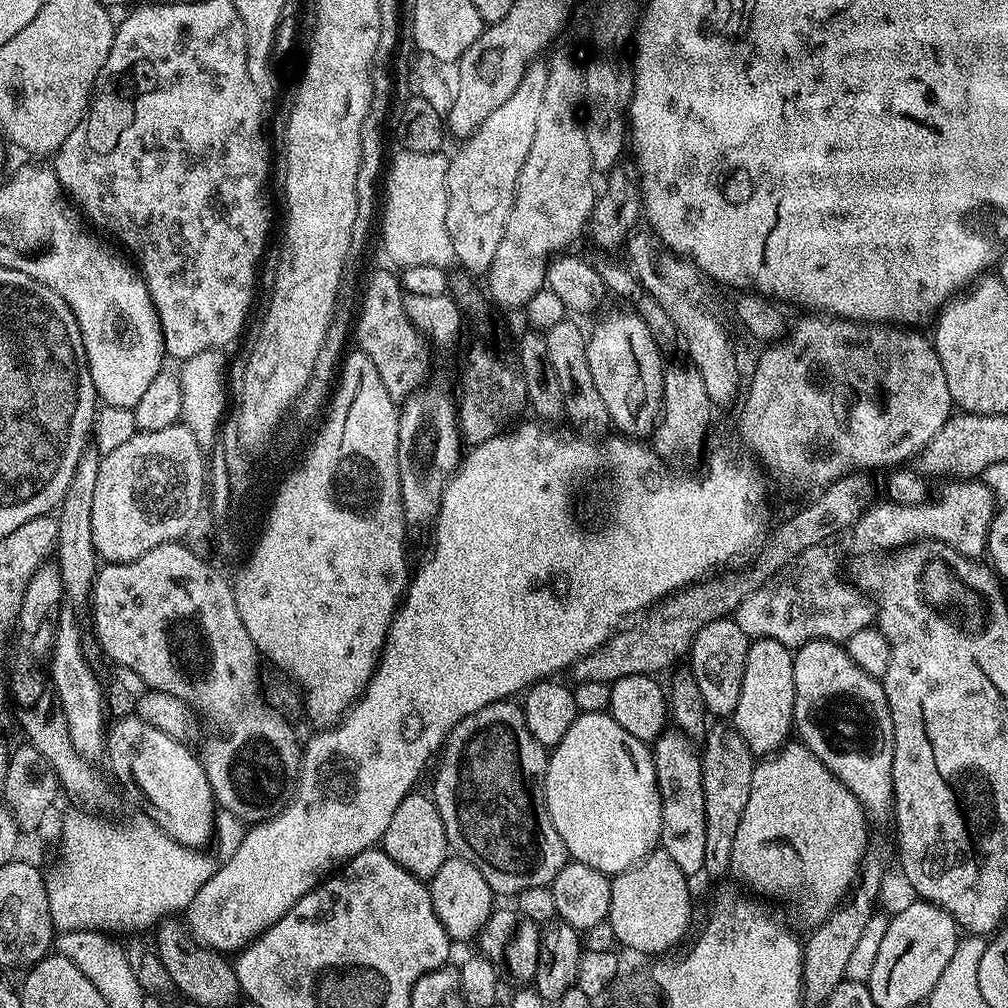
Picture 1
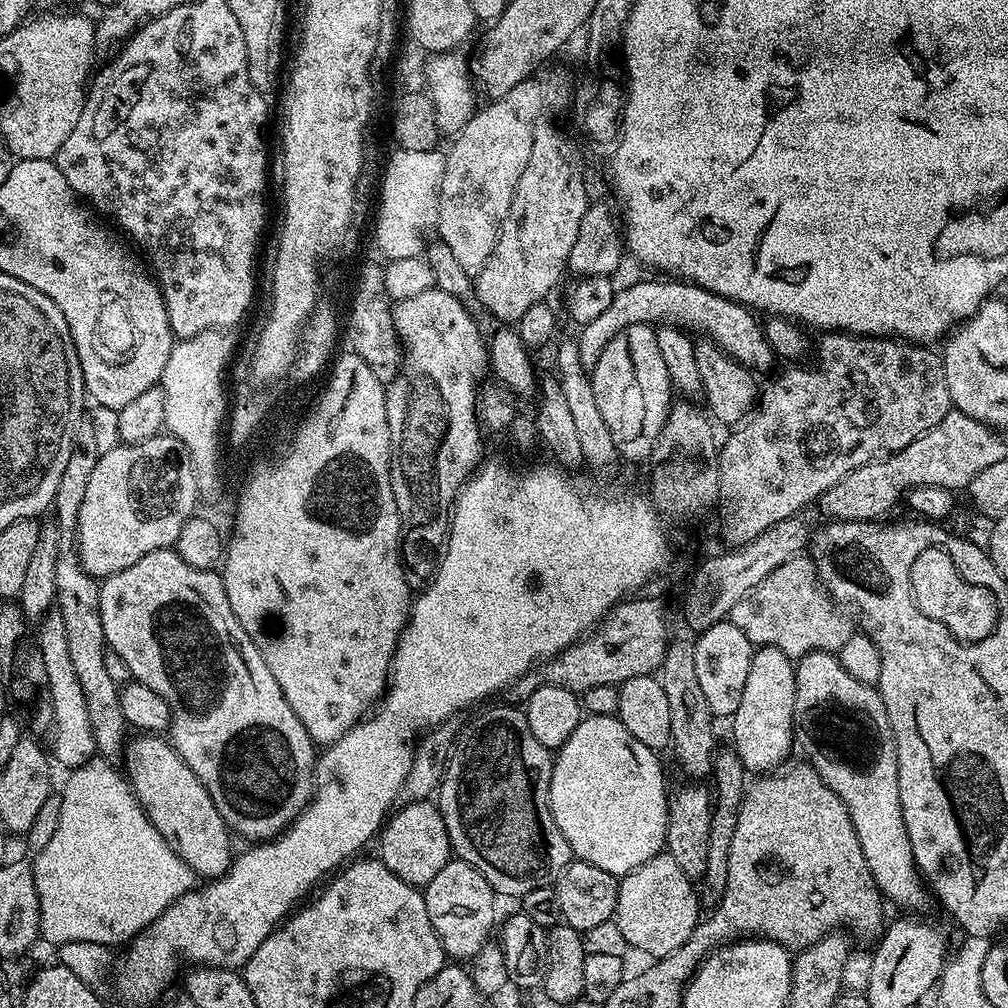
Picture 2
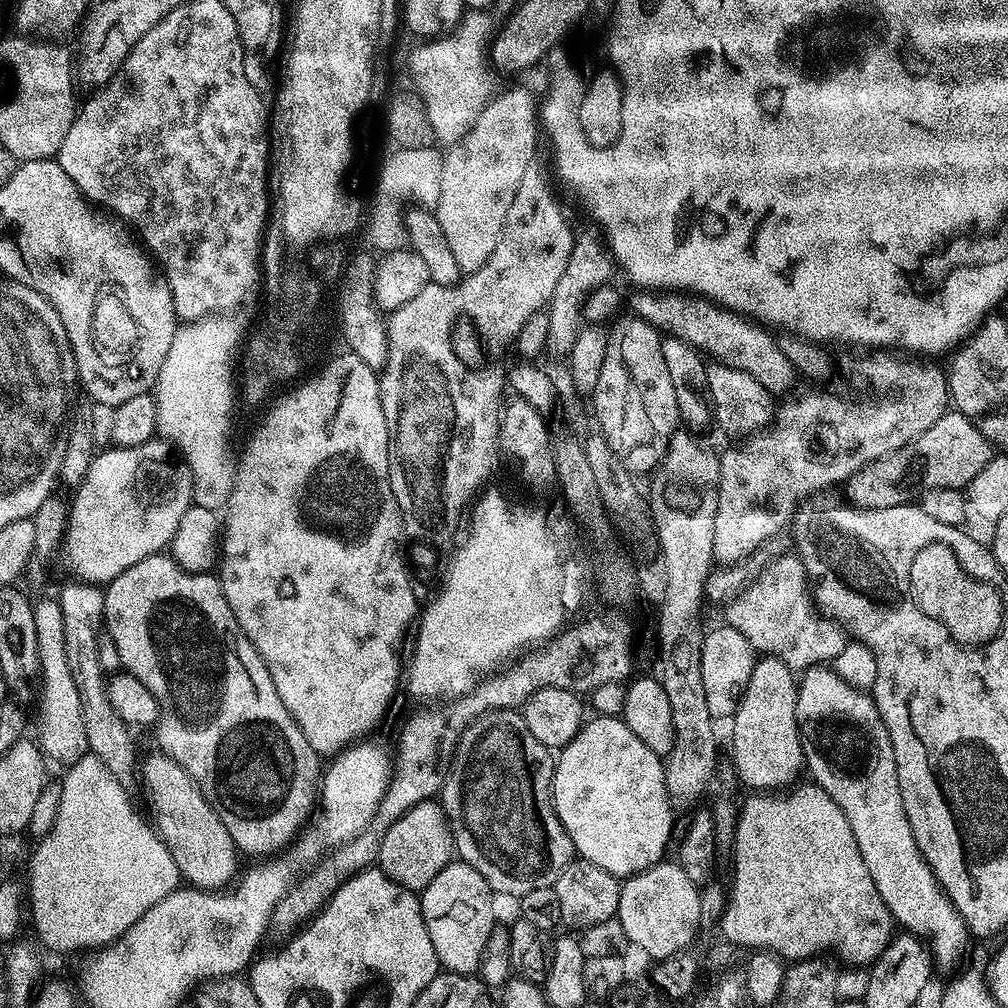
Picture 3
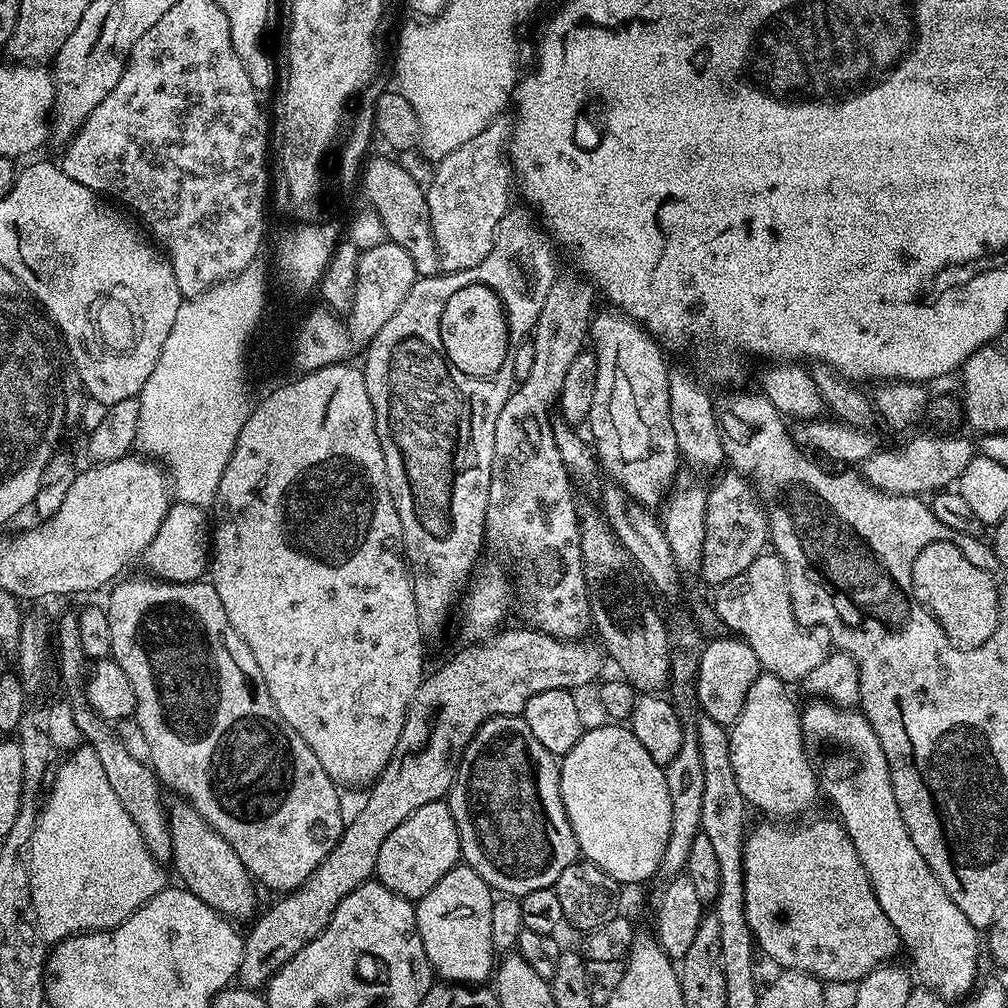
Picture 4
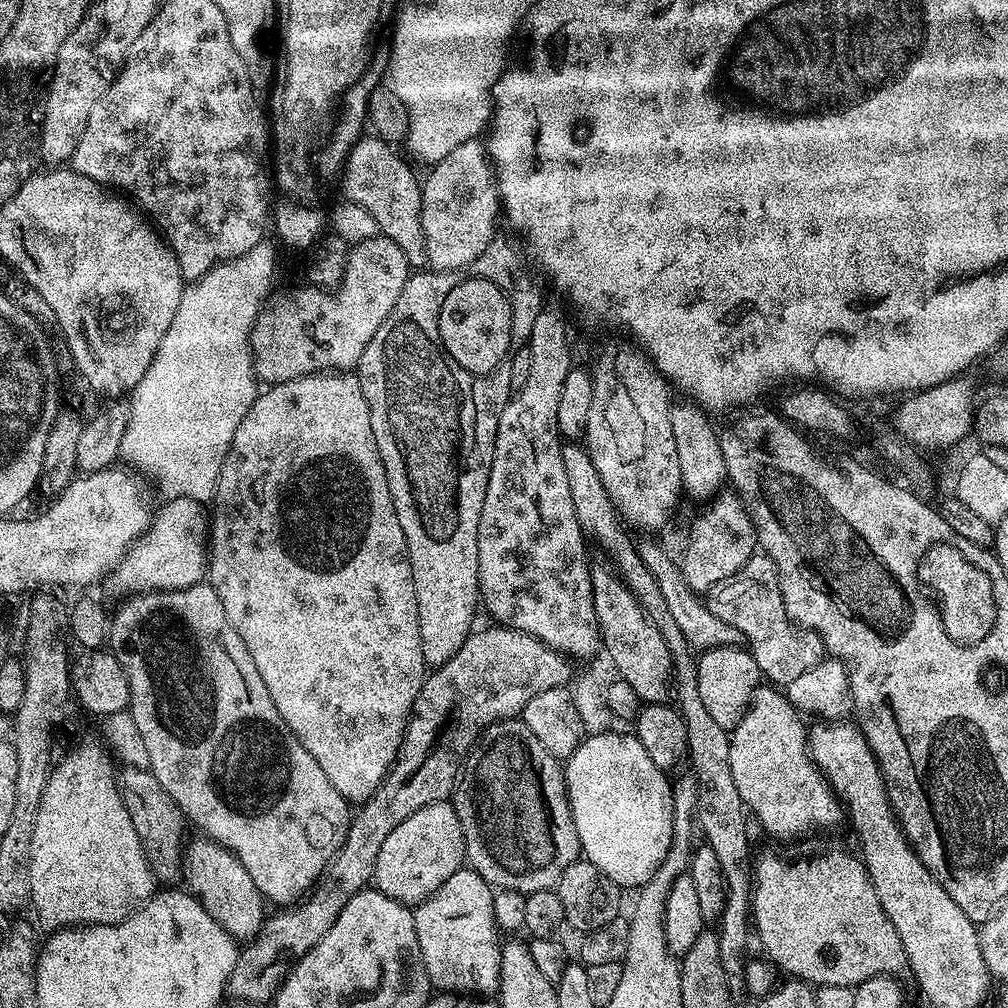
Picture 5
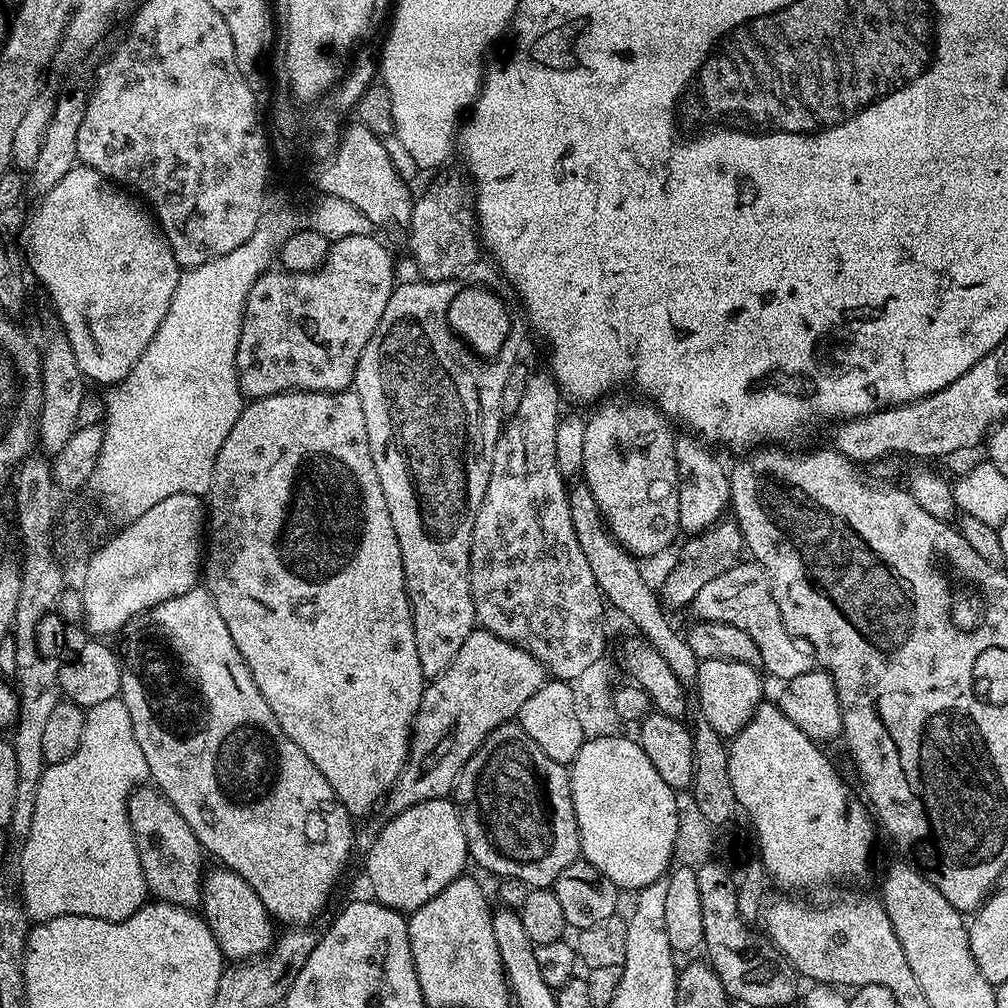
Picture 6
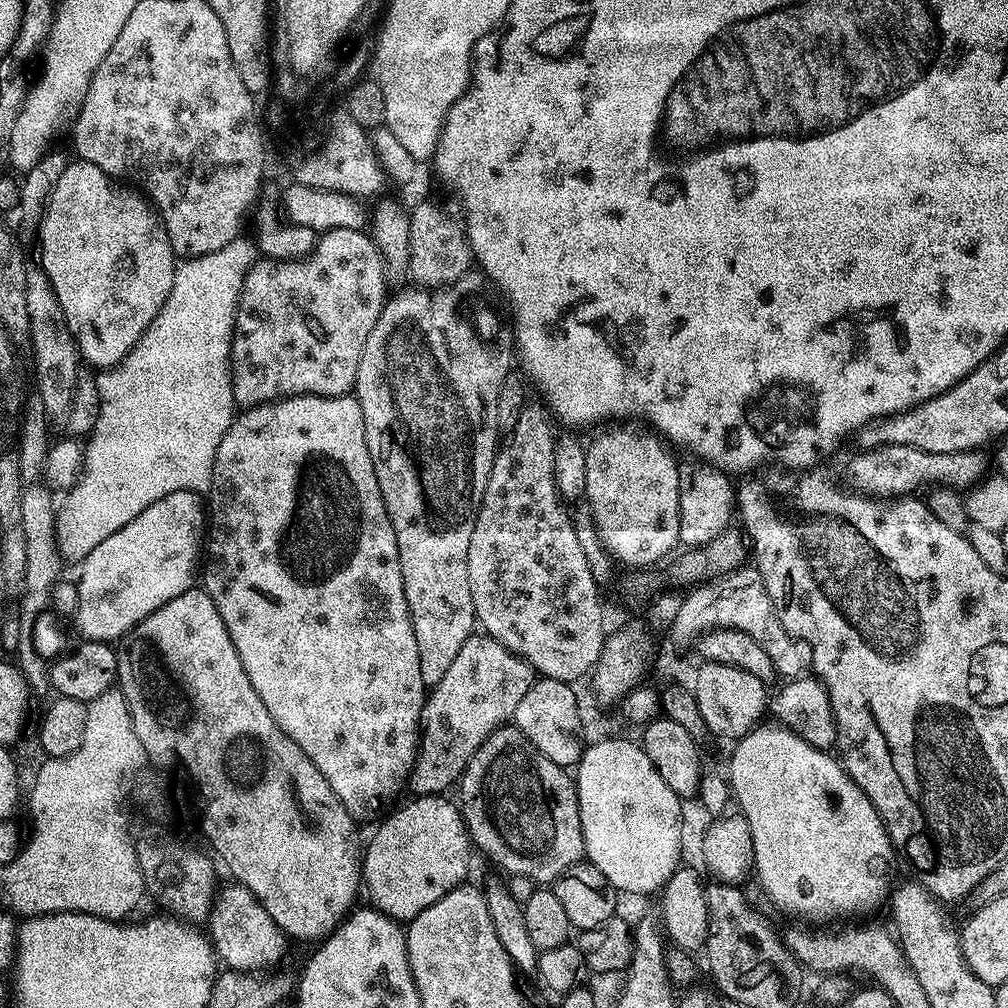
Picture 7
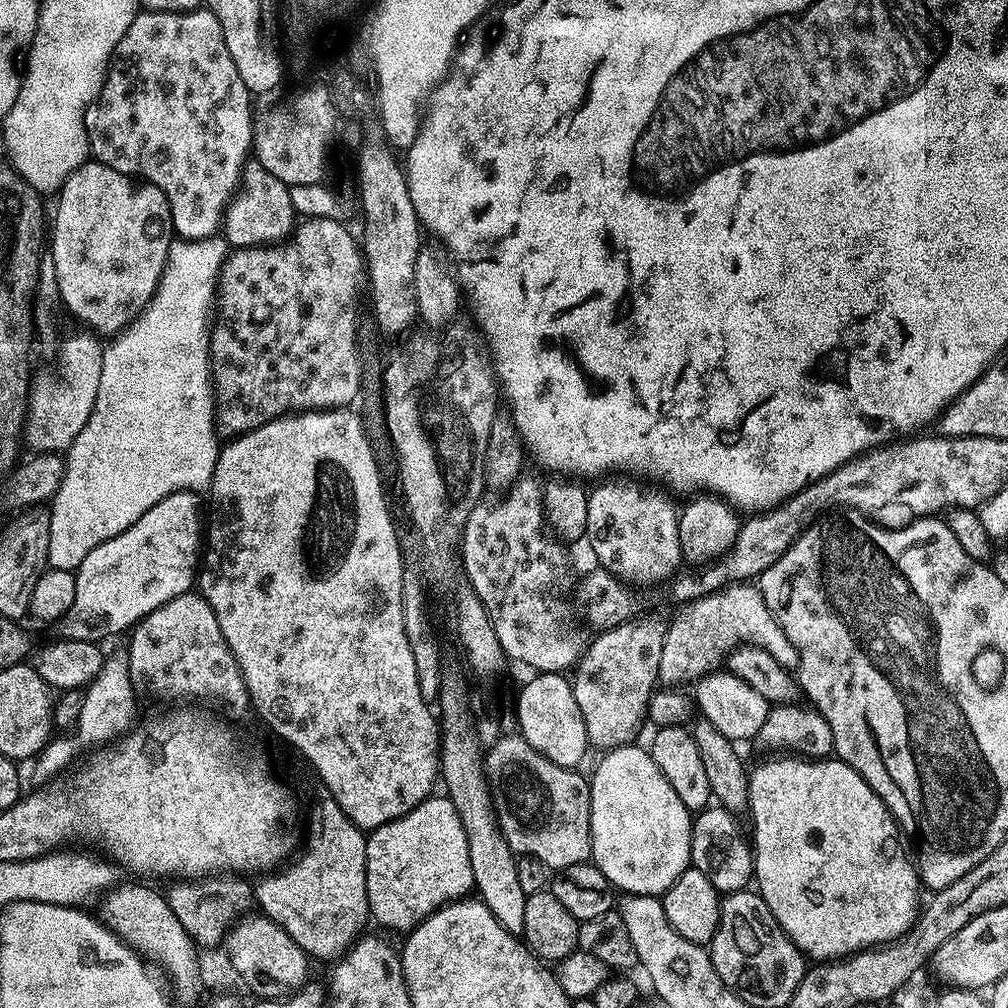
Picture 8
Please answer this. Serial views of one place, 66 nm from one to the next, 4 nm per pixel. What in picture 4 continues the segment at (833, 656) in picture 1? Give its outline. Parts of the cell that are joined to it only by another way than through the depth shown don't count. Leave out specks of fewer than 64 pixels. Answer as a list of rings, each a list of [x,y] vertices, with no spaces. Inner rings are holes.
[[[812,702],[816,704],[803,705],[800,714],[800,725],[802,726],[802,734],[804,735],[804,752],[812,761],[817,773],[818,783],[822,789],[823,795],[828,795],[830,803],[836,807],[835,815],[838,817],[844,829],[848,831],[848,837],[854,842],[858,858],[862,858],[862,866],[866,870],[866,874],[872,883],[874,894],[878,898],[878,906],[882,906],[882,910],[886,910],[886,918],[890,918],[890,922],[894,926],[894,930],[900,935],[901,945],[912,955],[911,967],[916,967],[915,975],[918,977],[919,983],[934,991],[947,1002],[963,1001],[977,987],[976,971],[979,970],[980,964],[976,959],[979,958],[980,952],[982,956],[982,940],[978,937],[978,929],[972,925],[970,918],[966,918],[966,914],[962,914],[962,910],[958,910],[958,906],[954,906],[954,902],[950,898],[950,894],[946,894],[946,890],[942,886],[942,882],[938,882],[938,878],[934,874],[934,870],[930,870],[930,866],[926,862],[926,858],[922,858],[922,854],[918,854],[918,846],[914,846],[914,842],[910,838],[910,830],[906,830],[906,822],[902,822],[902,810],[898,810],[898,802],[894,798],[894,786],[890,778],[890,766],[886,762],[886,756],[882,750],[882,744],[878,742],[877,735],[870,726],[864,713],[855,707],[842,708],[839,705],[833,705],[826,702]]]

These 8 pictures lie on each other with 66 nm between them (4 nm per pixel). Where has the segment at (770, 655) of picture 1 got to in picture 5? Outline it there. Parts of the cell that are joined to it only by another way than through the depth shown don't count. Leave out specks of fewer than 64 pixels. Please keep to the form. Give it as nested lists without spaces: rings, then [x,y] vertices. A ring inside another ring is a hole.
[[[761,686],[748,705],[742,722],[738,722],[738,726],[730,732],[730,774],[734,774],[734,786],[738,786],[738,794],[744,799],[747,811],[751,815],[753,812],[757,822],[780,840],[804,836],[815,828],[832,828],[839,822],[840,816],[842,820],[842,805],[836,799],[836,793],[808,755],[806,724],[803,722],[801,713],[796,711],[779,687]]]

